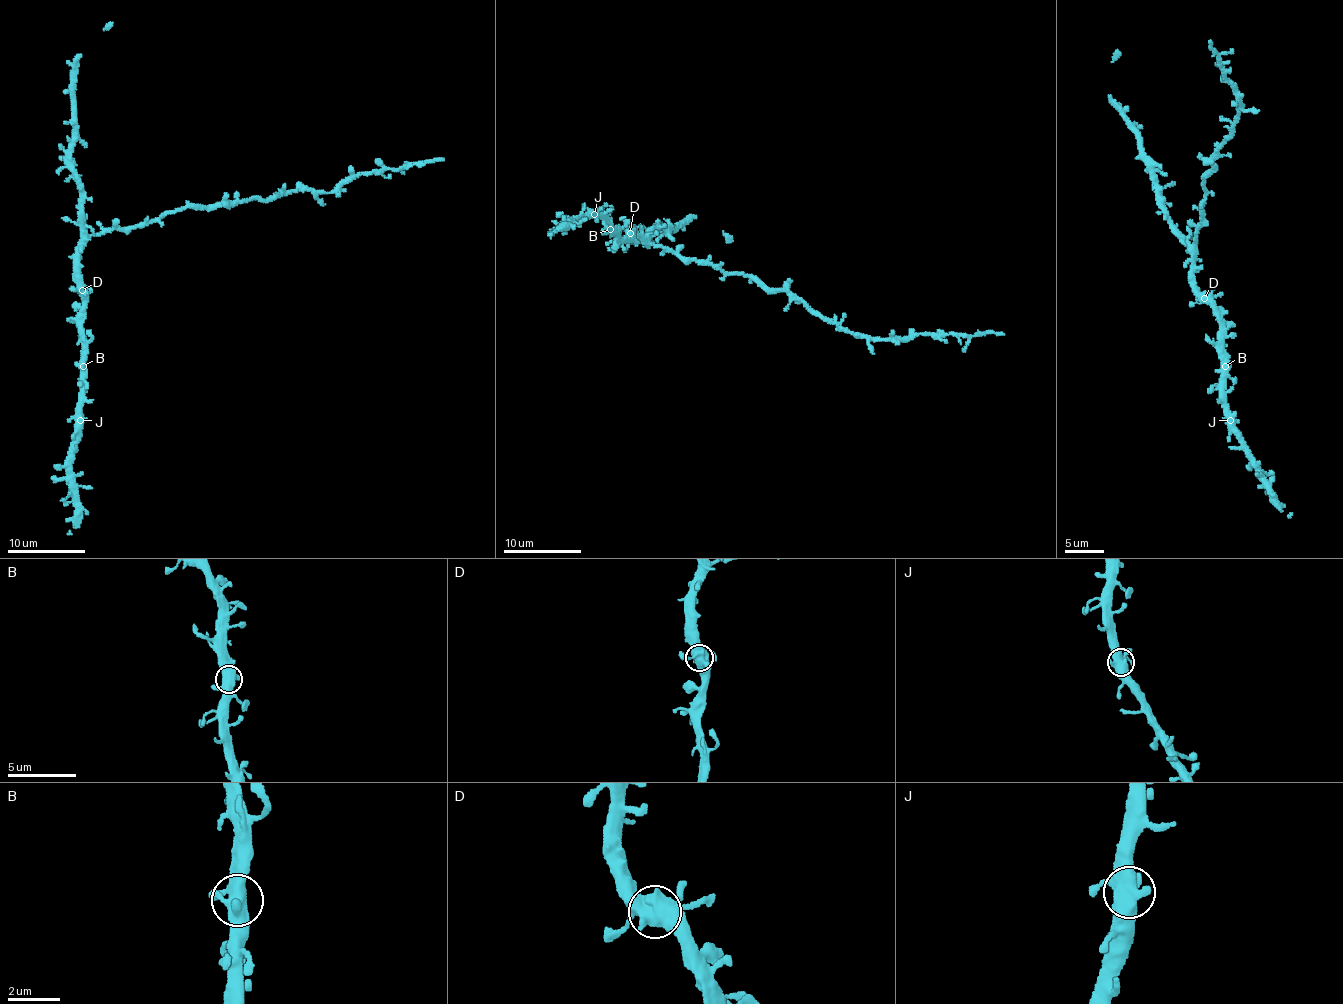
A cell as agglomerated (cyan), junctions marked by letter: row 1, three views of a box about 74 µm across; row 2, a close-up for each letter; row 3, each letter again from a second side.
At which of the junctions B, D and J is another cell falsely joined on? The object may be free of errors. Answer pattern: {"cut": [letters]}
{"cut": []}

